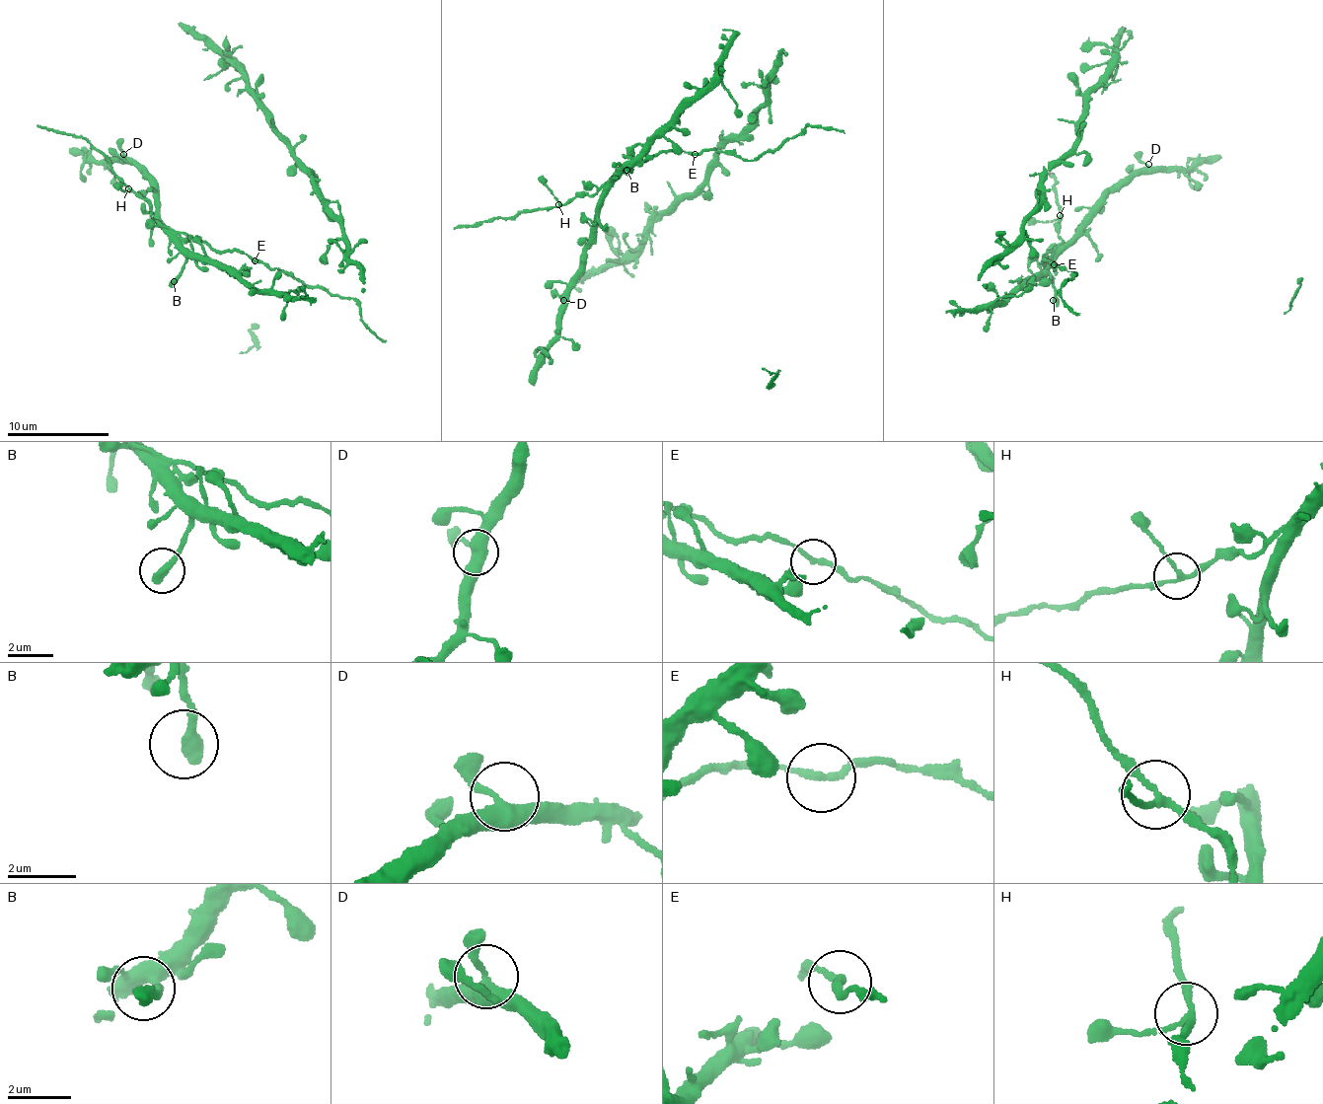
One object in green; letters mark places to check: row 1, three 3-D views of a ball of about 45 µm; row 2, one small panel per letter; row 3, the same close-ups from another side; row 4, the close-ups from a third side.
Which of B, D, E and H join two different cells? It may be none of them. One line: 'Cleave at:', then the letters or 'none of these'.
Cleave at: none of these

